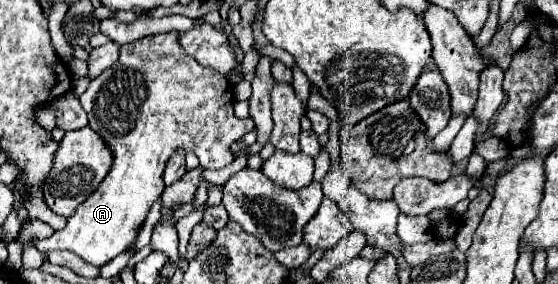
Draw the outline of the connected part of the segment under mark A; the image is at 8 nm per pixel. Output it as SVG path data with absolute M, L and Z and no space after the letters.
M162 33L122 45L118 61L122 69L108 67L104 73L92 79L88 89L80 95L80 103L88 113L88 125L104 139L112 151L112 167L100 187L76 209L72 217L68 217L64 229L54 231L52 237L40 239L36 243L38 251L70 249L96 267L106 265L136 241L152 203L164 191L164 187L160 187L162 171L178 147L182 147L186 153L196 153L200 167L222 169L234 161L230 145L254 129L252 119L236 119L232 115L234 91L228 91L230 83L220 79L220 75L216 75L216 71L210 67L200 67L192 57L184 55L184 51L176 47L176 35Z

